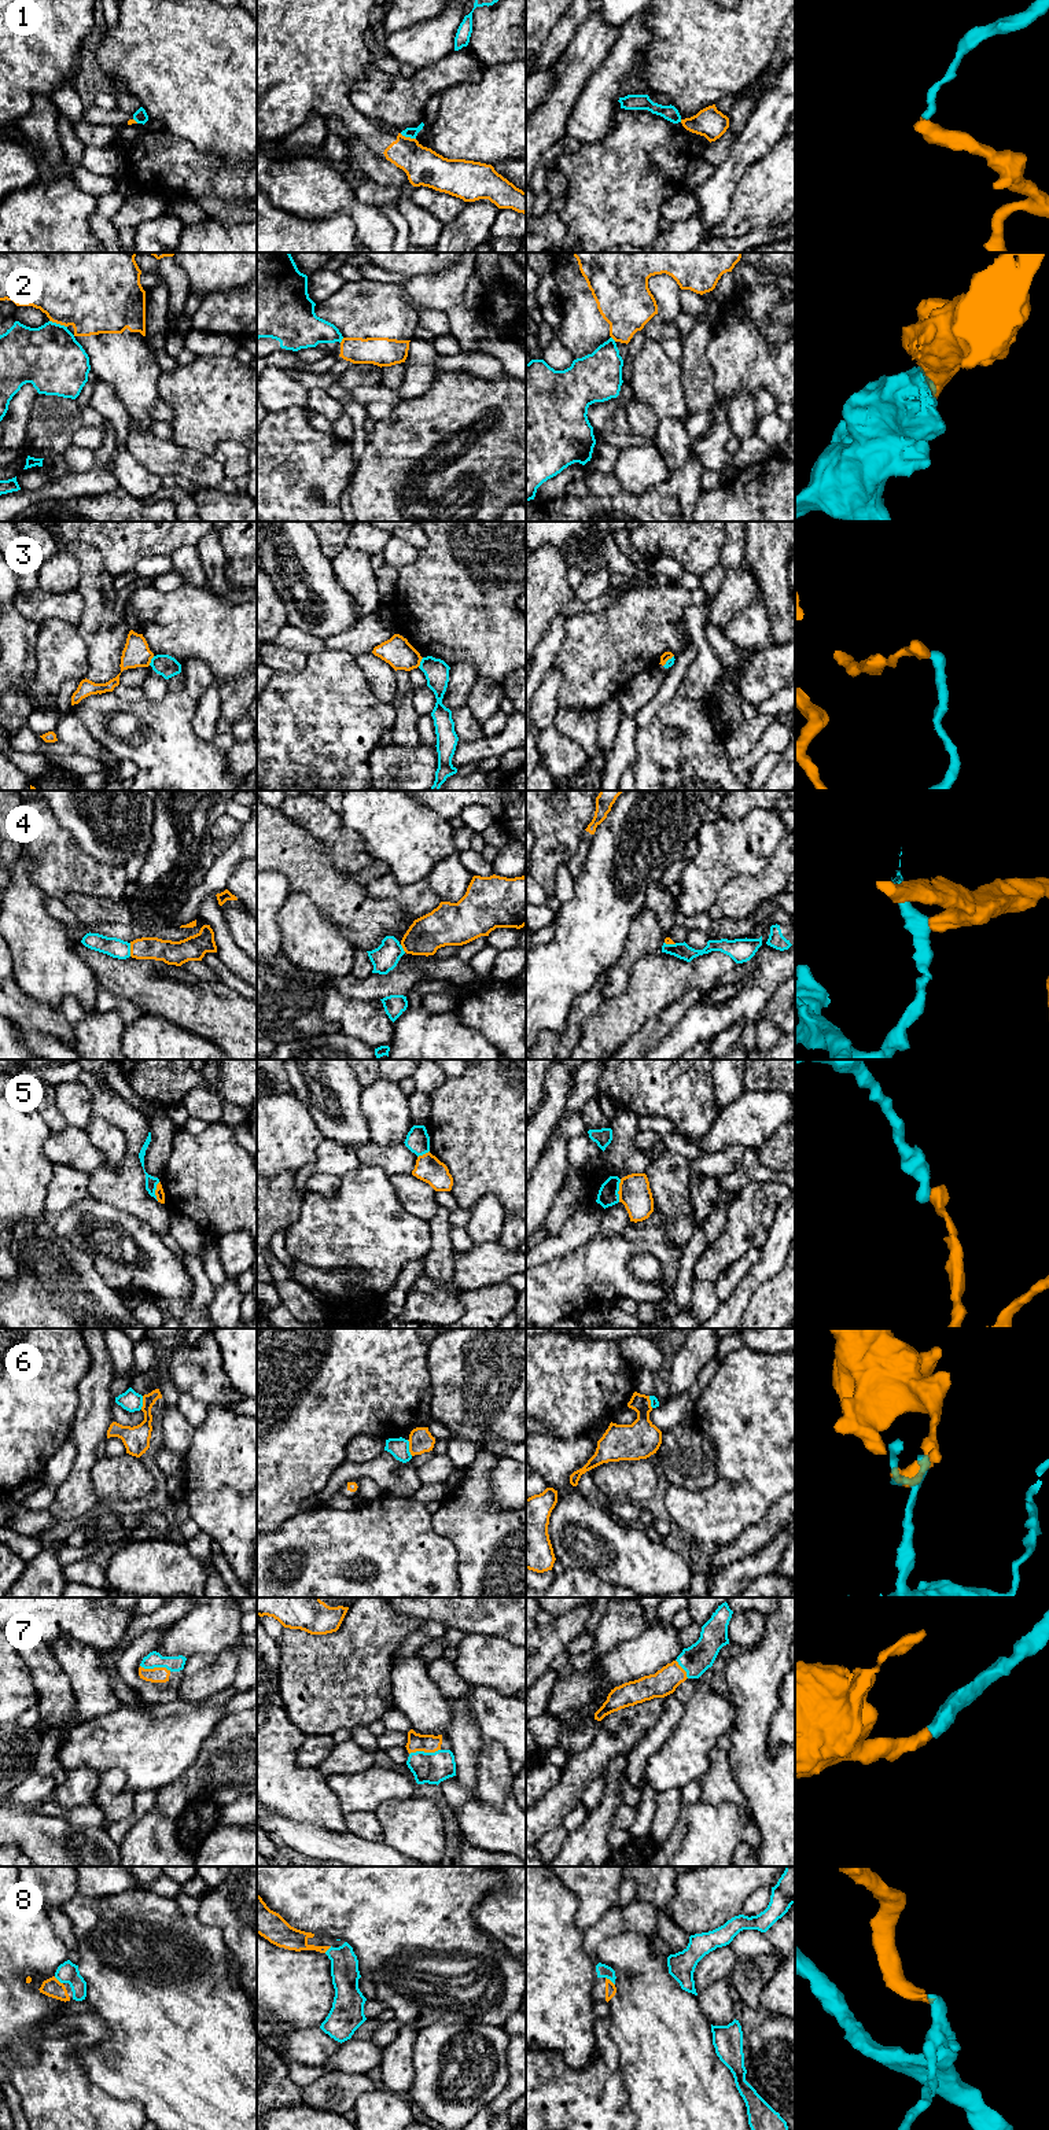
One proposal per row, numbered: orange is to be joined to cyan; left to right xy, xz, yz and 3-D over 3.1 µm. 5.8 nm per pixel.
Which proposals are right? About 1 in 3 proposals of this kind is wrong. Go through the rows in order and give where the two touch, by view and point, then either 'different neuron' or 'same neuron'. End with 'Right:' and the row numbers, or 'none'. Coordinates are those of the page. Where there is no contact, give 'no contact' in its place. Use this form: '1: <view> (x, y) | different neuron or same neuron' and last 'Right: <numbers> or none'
1: xz (408, 136) | different neuron
2: xy (58, 324) | different neuron
3: xy (151, 660) | different neuron
4: xy (129, 950) | different neuron
5: yz (618, 1190) | different neuron
6: xz (408, 1448) | different neuron
7: xz (423, 1751) | same neuron
8: yz (610, 1979) | same neuron
Right: 7, 8

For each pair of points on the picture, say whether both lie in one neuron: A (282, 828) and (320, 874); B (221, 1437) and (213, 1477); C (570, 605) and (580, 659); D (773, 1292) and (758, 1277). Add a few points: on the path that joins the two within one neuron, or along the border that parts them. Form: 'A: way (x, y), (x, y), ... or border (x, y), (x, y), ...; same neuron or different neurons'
A: way (284, 839), (309, 863); same neuron
B: way (221, 1447), (221, 1467); same neuron
C: border (603, 608), (595, 612), (577, 612), (566, 618); different neurons
D: border (780, 1270), (759, 1286), (751, 1296), (746, 1309); different neurons

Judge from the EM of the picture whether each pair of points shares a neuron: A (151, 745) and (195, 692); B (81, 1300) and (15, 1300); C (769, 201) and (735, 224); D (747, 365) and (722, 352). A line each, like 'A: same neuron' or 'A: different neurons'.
A: different neurons
B: same neuron
C: same neuron
D: same neuron

